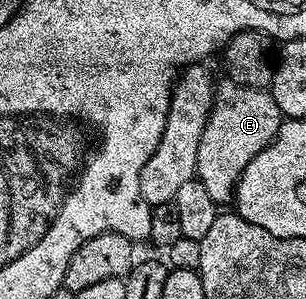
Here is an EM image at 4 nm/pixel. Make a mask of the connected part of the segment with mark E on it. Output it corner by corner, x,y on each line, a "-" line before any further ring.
228,79
218,80
213,91
213,106
209,112
207,123
203,127
203,139
199,139
199,155
197,156
196,180
203,183
203,188
211,194
211,199
217,201
218,206
225,205
234,200
237,192
237,184
251,159
263,151
263,147
277,138
277,133
281,130
282,115
279,107
275,107
275,99
268,89
256,89
240,85

